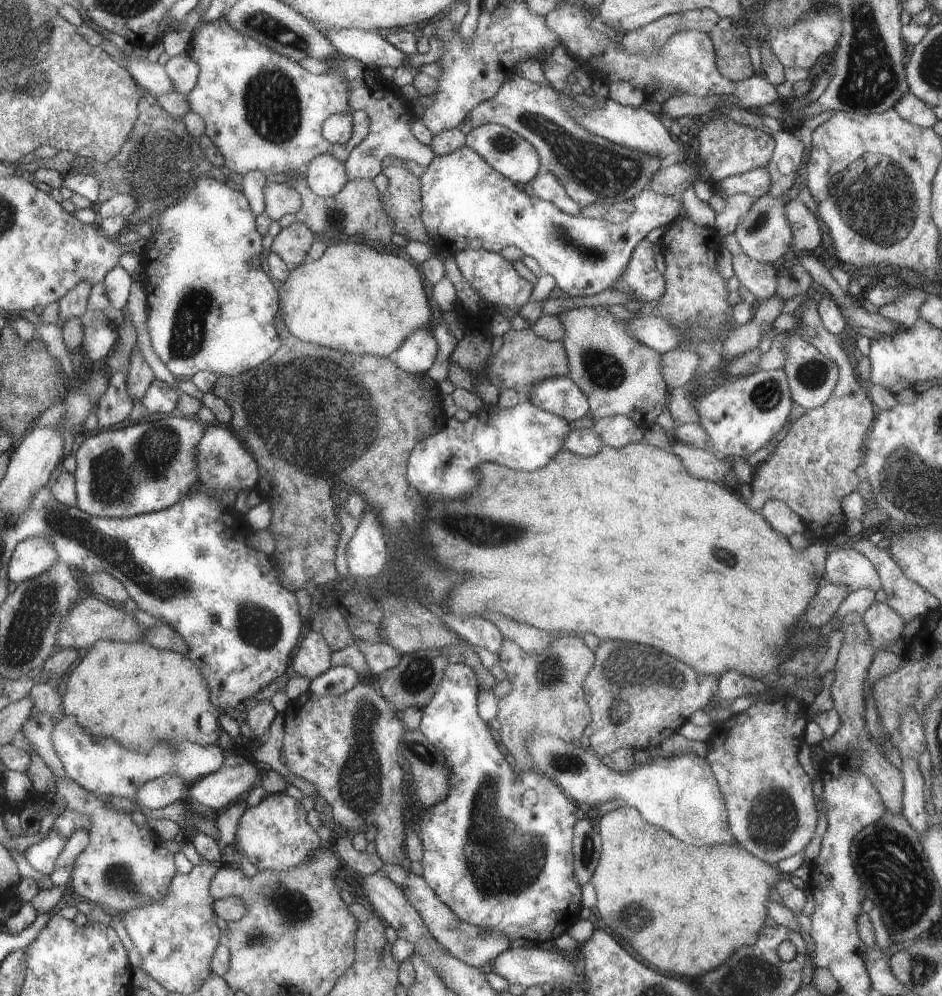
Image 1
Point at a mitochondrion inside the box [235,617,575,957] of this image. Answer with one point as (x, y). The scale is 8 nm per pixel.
(500, 865)

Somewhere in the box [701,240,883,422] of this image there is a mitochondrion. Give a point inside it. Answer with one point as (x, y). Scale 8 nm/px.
(766, 396)

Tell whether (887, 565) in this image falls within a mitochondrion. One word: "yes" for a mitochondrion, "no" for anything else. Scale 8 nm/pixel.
no

